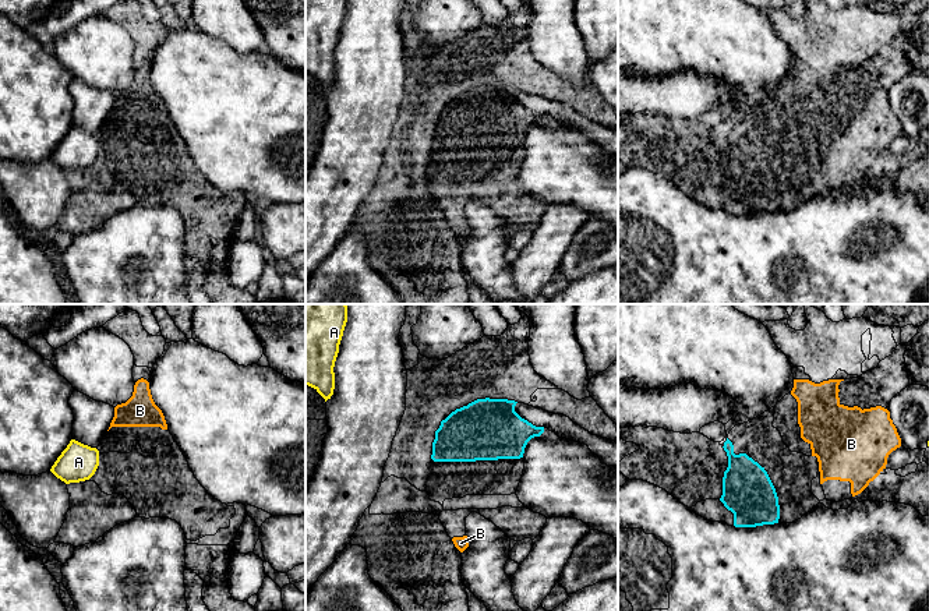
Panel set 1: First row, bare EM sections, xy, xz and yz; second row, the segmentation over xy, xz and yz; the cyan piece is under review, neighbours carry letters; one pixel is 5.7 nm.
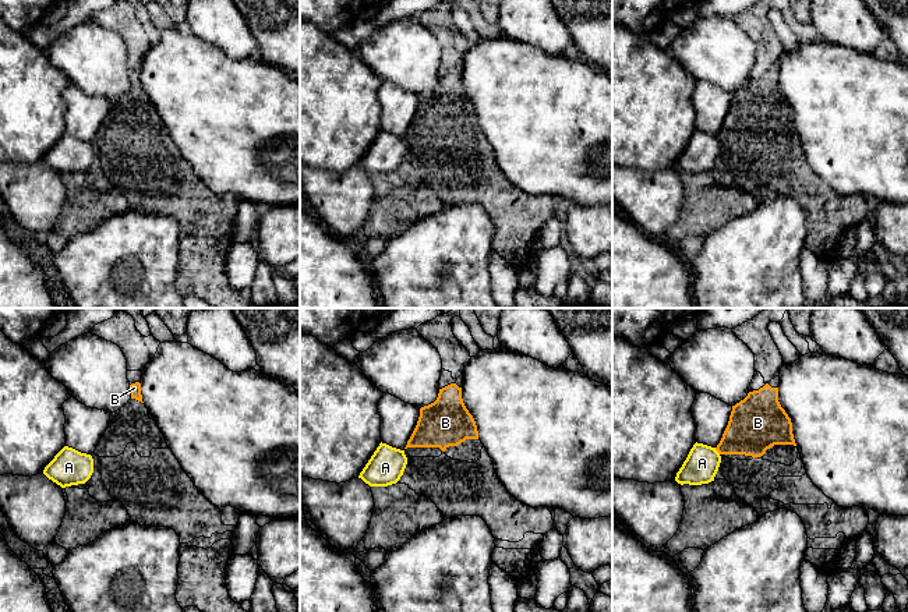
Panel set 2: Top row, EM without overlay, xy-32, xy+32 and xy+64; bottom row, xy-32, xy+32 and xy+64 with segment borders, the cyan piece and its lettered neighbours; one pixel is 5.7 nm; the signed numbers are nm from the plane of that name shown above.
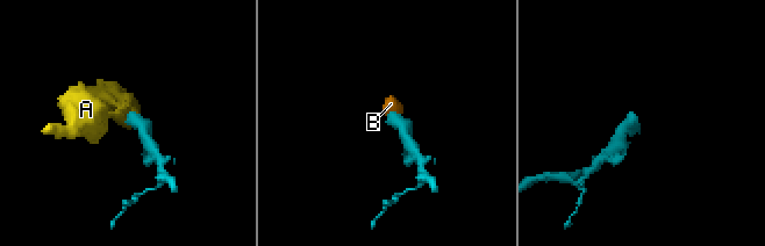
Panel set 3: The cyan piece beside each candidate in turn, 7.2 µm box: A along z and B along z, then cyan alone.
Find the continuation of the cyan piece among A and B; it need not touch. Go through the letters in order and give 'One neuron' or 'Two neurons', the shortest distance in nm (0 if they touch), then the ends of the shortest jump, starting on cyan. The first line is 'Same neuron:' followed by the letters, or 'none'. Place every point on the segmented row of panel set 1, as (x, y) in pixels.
Same neuron: B
A: Two neurons. Distance 650 nm. Across: xz (435, 431), (332, 394)
B: One neuron. Distance 260 nm. Across: yz (777, 497), (820, 483)

